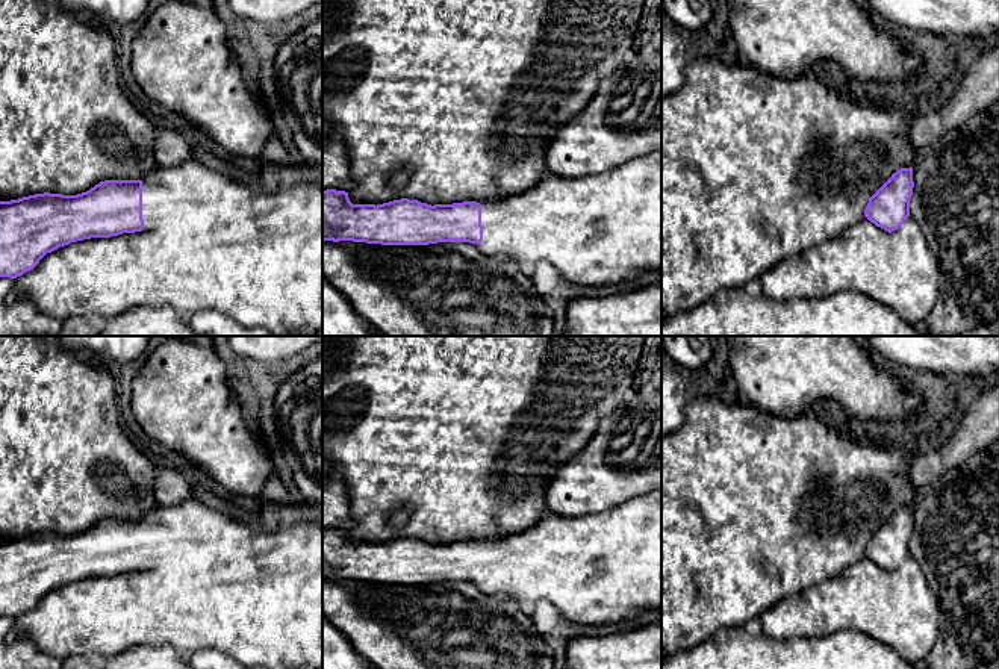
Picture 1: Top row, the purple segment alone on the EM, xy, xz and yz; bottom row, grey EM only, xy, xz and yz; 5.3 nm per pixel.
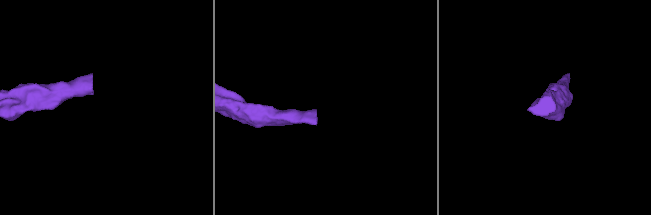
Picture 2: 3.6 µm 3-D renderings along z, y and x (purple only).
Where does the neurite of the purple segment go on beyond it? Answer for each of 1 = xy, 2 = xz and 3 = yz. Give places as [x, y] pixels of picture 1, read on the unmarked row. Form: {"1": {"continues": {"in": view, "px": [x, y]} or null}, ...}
{"1": {"continues": {"in": "xy", "px": [209, 580]}}, "2": {"continues": {"in": "xz", "px": [597, 569]}}, "3": {"continues": {"in": "yz", "px": [898, 609]}}}

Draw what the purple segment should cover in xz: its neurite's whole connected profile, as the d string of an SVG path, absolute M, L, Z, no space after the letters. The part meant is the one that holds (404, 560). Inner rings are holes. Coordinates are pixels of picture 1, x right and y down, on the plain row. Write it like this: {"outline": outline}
{"outline": "M338 472L322 480L322 581L353 580L381 584L428 584L469 581L483 593L512 601L531 615L540 599L549 601L574 624L616 625L651 610L661 610L661 489L634 496L595 515L568 518L548 510L539 522L506 536L465 539L453 543L427 543L418 539L394 539L383 543L353 543L348 533L354 519L347 481Z"}

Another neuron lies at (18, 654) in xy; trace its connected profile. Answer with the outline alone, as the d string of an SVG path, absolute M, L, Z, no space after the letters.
M0 616L0 669L61 669L64 660L41 651L26 636L9 640L14 618Z

